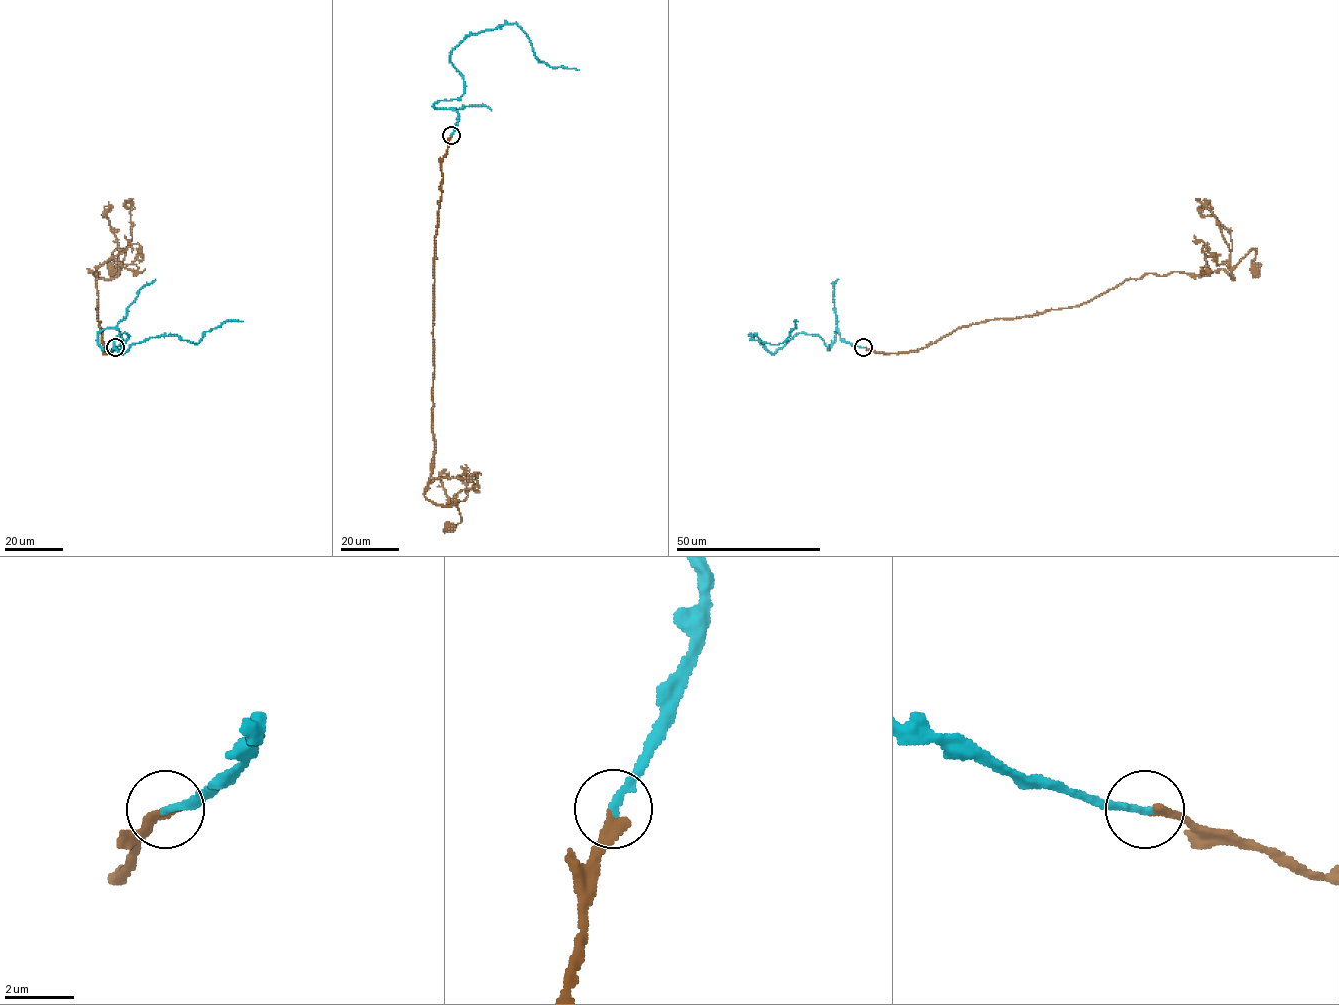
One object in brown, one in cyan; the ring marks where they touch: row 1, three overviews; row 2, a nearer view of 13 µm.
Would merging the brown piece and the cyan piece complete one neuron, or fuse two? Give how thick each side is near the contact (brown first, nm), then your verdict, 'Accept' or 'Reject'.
Thickness 280 nm (brown) against 220 nm. Accept

